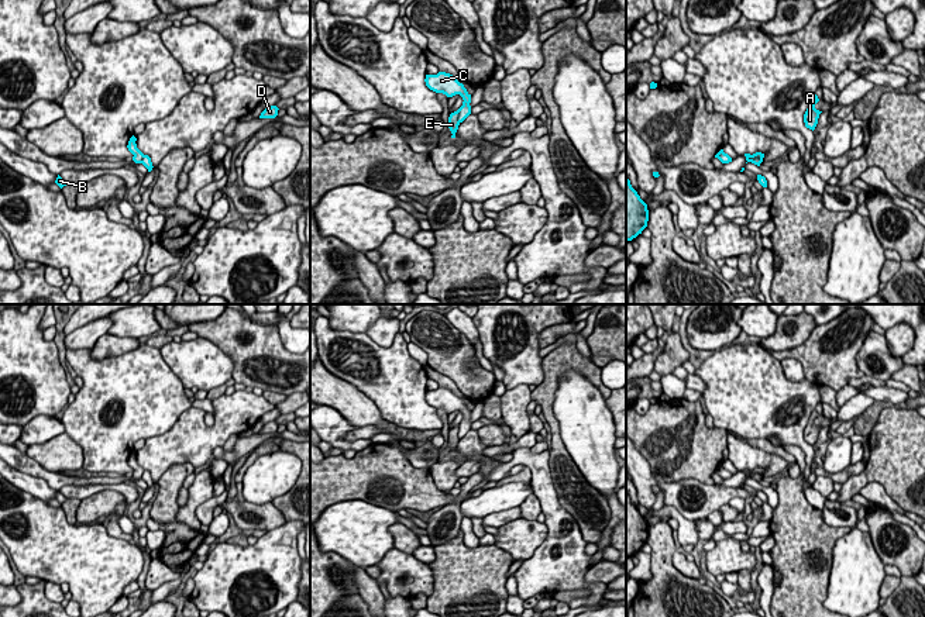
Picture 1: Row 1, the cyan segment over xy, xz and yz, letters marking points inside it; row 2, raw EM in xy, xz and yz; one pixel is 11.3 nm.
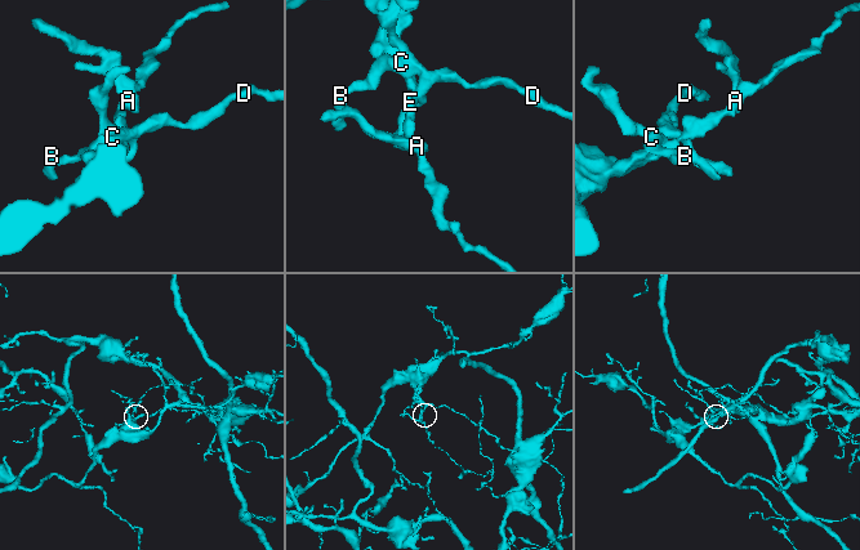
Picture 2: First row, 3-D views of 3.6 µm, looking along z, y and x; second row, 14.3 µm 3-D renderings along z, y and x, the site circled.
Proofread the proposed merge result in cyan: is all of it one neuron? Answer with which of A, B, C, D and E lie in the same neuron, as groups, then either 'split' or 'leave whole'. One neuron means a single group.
A E / B C D; split

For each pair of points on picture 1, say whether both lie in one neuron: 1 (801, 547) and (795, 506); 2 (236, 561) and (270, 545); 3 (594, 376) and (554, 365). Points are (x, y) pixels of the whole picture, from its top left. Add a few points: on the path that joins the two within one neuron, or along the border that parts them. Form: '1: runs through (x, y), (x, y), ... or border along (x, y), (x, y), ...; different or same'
1: runs through (801, 537), (795, 526), (795, 516); same
2: runs through (244, 561), (254, 561), (261, 554); same
3: runs through (584, 366), (581, 364), (564, 364); same

